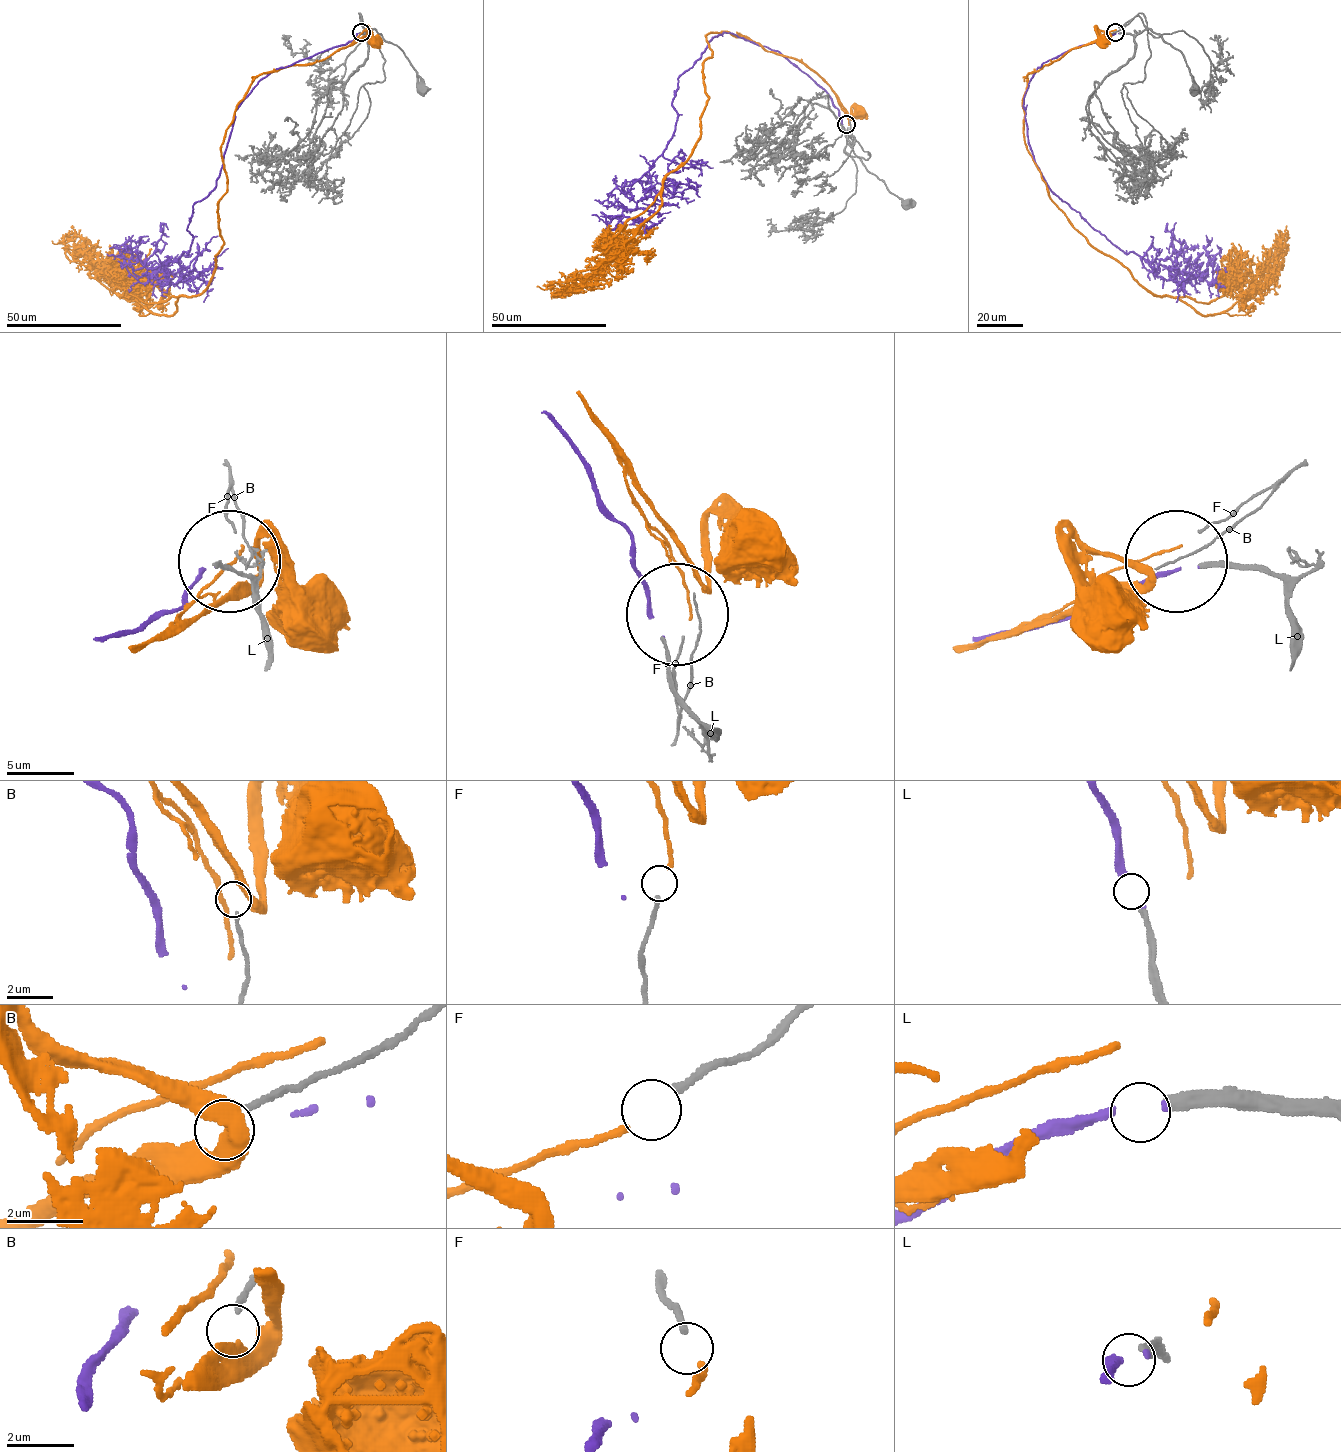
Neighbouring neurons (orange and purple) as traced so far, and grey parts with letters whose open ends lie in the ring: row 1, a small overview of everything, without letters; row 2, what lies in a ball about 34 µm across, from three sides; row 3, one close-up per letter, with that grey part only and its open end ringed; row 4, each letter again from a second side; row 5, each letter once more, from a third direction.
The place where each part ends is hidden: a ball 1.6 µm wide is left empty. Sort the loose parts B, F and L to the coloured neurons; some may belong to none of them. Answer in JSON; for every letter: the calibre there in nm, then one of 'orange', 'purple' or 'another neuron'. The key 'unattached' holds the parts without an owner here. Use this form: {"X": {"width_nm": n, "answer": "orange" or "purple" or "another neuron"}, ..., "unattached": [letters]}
{"B": {"width_nm": 150, "answer": "another neuron"}, "F": {"width_nm": 190, "answer": "orange"}, "L": {"width_nm": 240, "answer": "purple"}, "unattached": ["B"]}

